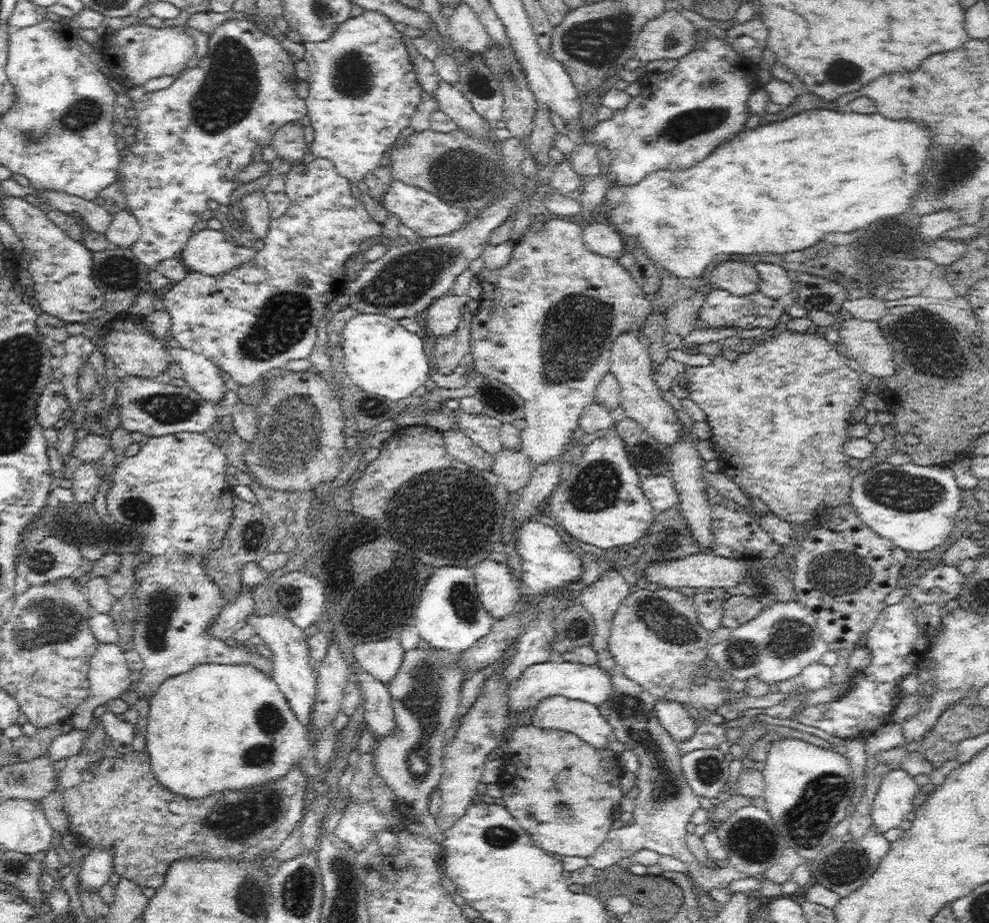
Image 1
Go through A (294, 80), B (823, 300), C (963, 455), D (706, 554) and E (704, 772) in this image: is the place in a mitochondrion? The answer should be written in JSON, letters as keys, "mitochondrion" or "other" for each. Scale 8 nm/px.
{"A":"other","B":"other","C":"other","D":"other","E":"mitochondrion"}

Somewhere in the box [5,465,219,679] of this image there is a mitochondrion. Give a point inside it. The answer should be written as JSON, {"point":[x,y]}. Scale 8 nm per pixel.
{"point":[48,620]}

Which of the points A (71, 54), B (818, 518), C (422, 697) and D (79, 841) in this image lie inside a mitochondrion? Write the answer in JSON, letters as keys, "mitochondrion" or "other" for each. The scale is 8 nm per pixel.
{"A":"other","B":"other","C":"mitochondrion","D":"other"}

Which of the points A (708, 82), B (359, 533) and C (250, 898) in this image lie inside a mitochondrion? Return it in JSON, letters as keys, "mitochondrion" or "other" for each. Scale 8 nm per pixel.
{"A":"mitochondrion","B":"other","C":"mitochondrion"}

